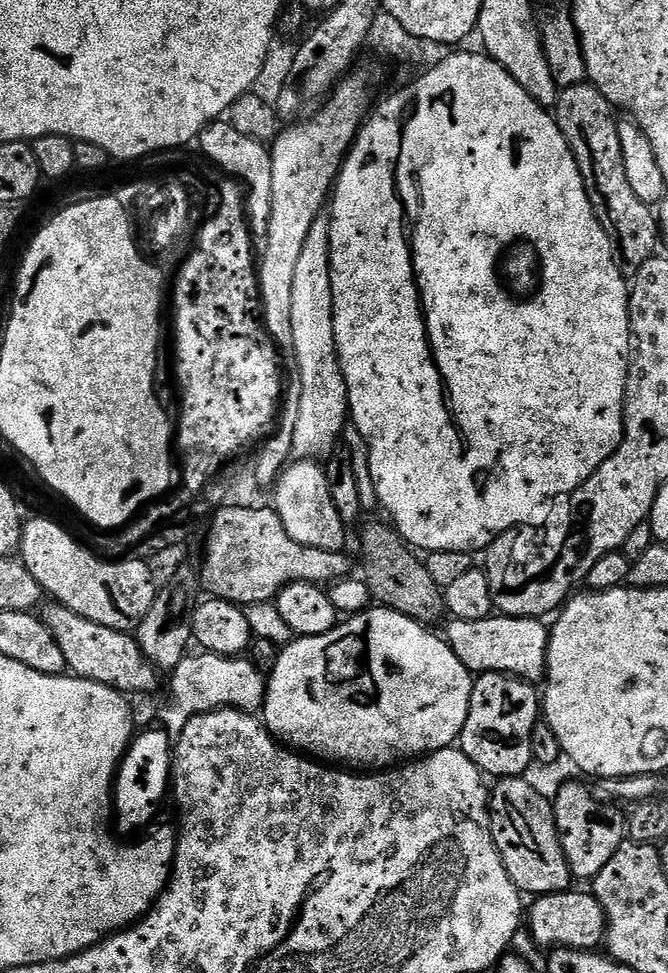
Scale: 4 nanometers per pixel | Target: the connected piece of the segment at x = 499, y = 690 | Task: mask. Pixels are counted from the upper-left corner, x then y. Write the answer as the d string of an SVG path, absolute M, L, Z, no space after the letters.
M485 672L475 677L470 714L458 747L489 777L520 778L528 767L533 767L532 732L542 712L542 700L538 694L536 697L536 687L535 683L505 676L503 672Z

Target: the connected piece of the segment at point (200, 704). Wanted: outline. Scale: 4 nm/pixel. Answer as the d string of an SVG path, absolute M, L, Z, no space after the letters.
M198 652L198 655L187 655L179 663L173 665L172 678L170 680L170 704L166 705L160 714L161 729L167 733L172 742L180 739L186 722L192 716L204 712L213 712L222 708L236 708L249 714L257 713L264 705L264 695L267 692L267 679L265 673L261 673L248 658L220 656L214 652Z

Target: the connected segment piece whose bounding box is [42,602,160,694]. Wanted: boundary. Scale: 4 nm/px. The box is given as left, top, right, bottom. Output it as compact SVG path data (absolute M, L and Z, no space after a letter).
M48 602L43 605L42 619L54 634L62 650L65 663L81 680L93 680L99 684L109 684L125 694L132 692L152 692L160 684L157 665L149 660L141 641L135 635L119 632L110 626L90 622L62 604Z

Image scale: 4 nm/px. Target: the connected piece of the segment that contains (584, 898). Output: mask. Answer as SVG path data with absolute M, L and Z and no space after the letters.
M591 891L551 892L548 896L537 896L531 902L533 904L530 904L530 911L526 916L527 927L528 924L532 927L533 938L538 943L545 944L548 950L596 950L605 943L608 917Z

